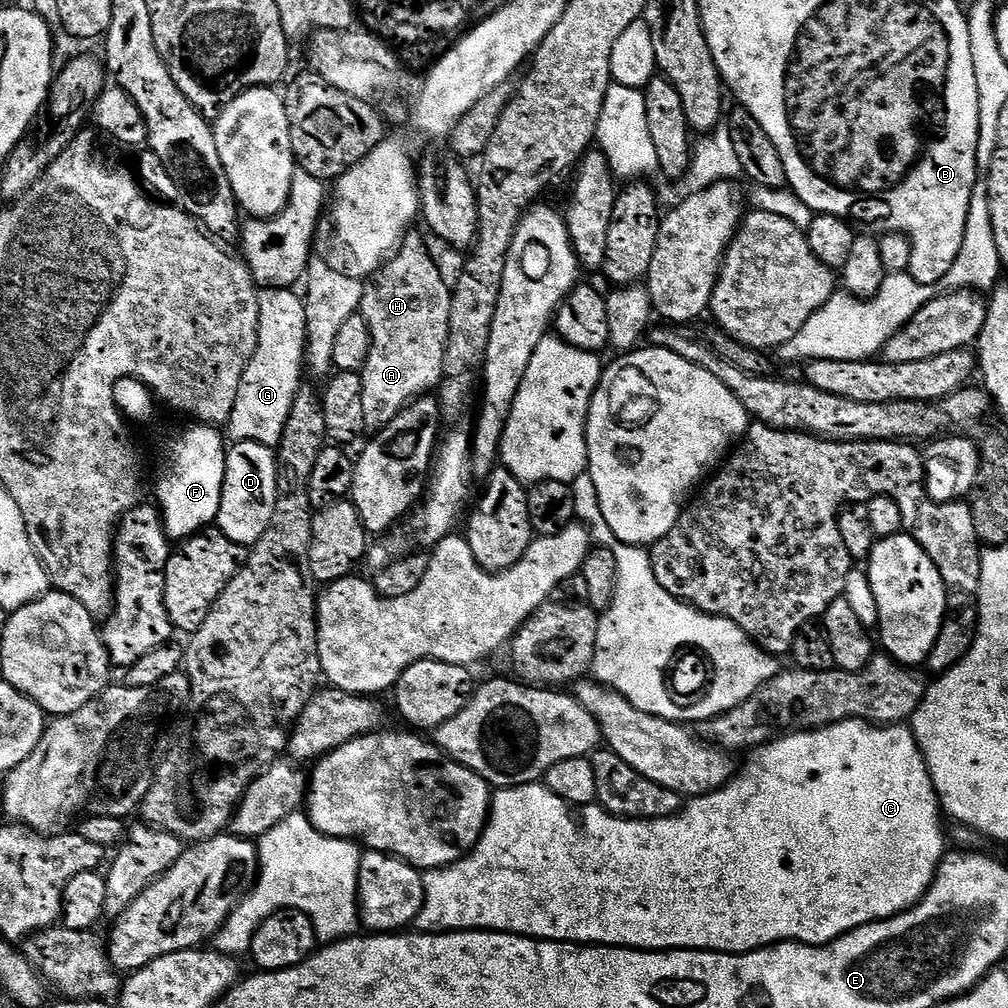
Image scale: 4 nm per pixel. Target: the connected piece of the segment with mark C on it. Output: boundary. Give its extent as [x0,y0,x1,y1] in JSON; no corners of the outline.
[415,720,945,953]

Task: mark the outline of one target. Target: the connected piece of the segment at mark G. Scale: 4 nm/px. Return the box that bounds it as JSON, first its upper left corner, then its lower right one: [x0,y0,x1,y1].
[228,288,310,448]

